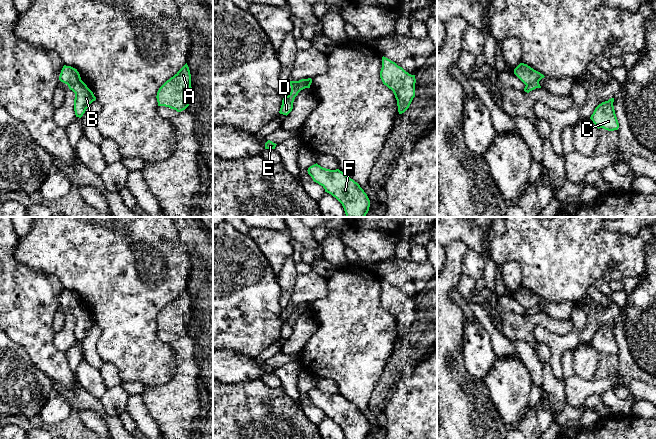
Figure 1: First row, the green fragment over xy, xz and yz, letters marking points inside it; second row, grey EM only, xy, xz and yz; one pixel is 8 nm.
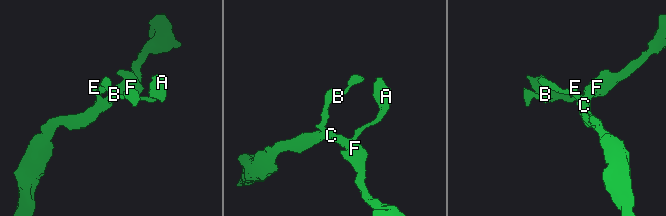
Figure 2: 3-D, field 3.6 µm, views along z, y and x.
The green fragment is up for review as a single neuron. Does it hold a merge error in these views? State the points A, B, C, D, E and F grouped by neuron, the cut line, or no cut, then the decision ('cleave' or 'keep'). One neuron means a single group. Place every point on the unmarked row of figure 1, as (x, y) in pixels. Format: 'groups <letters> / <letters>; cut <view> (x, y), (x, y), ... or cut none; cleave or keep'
groups A B C E F / D; cut xy (81, 304), (68, 309); cleave

